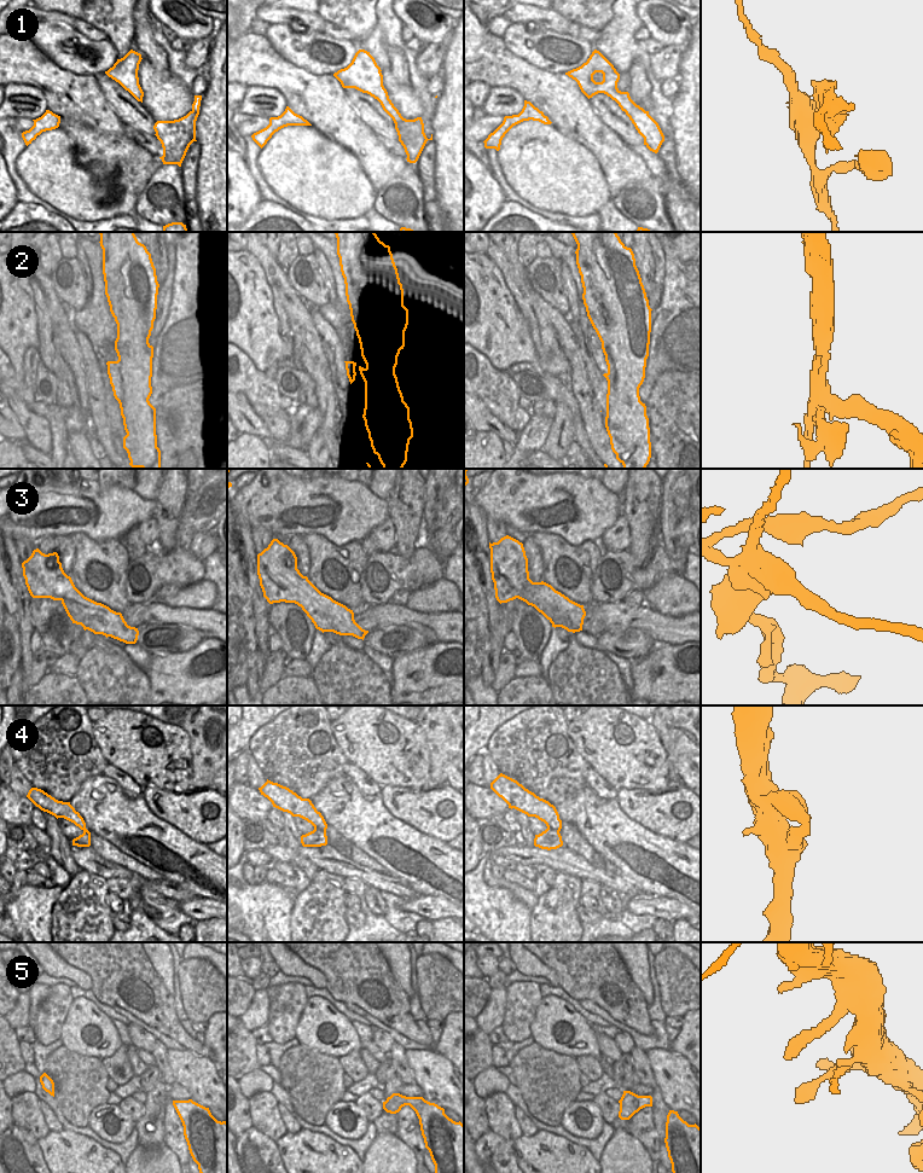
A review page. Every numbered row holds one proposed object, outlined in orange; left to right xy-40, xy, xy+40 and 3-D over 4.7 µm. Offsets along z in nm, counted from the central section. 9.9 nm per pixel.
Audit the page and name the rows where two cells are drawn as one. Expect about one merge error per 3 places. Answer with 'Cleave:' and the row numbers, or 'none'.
Cleave: 1, 2, 3

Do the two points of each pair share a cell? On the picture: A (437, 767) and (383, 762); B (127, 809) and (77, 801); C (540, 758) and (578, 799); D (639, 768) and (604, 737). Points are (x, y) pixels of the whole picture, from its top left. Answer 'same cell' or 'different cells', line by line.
A: different cells
B: same cell
C: different cells
D: same cell

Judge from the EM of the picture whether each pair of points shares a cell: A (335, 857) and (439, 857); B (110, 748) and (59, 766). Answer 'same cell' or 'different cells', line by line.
A: different cells
B: different cells

